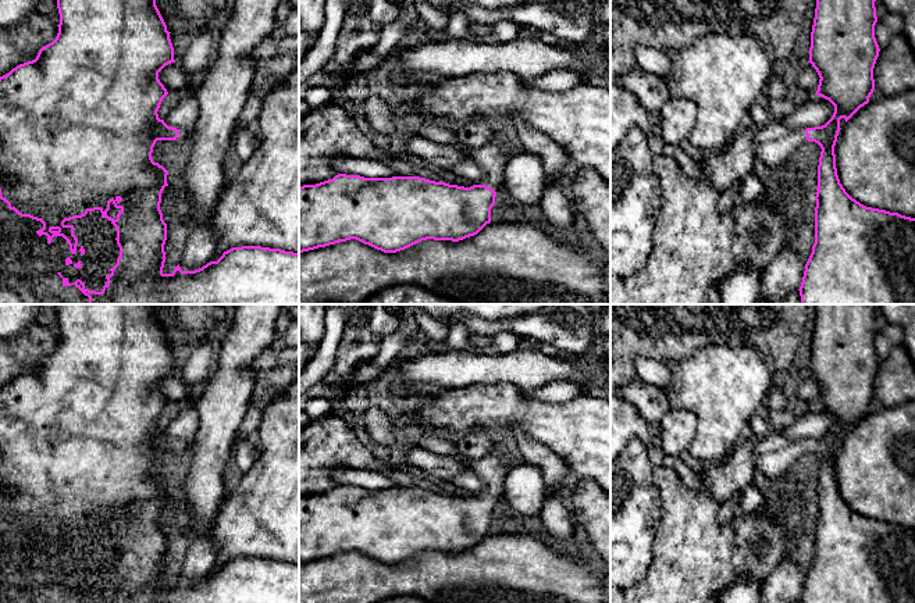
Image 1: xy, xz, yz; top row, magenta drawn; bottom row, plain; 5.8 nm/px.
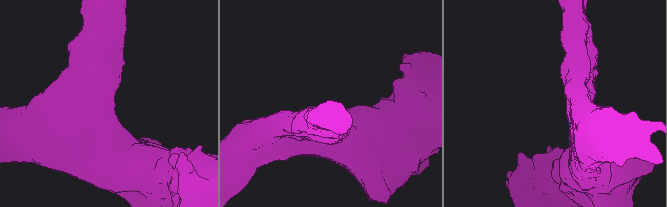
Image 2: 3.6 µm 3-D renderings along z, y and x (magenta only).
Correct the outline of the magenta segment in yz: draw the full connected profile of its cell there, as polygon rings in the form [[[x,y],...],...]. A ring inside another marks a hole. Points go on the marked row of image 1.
[[[816,0],[815,18],[811,32],[809,61],[819,75],[815,94],[834,106],[832,118],[822,126],[787,128],[772,119],[755,133],[755,158],[766,167],[780,167],[807,140],[820,146],[818,165],[818,188],[815,207],[815,243],[805,264],[800,286],[801,304],[915,304],[915,218],[872,208],[852,199],[840,183],[834,146],[840,132],[840,119],[845,122],[865,104],[875,90],[873,68],[879,57],[875,38],[876,0]]]

